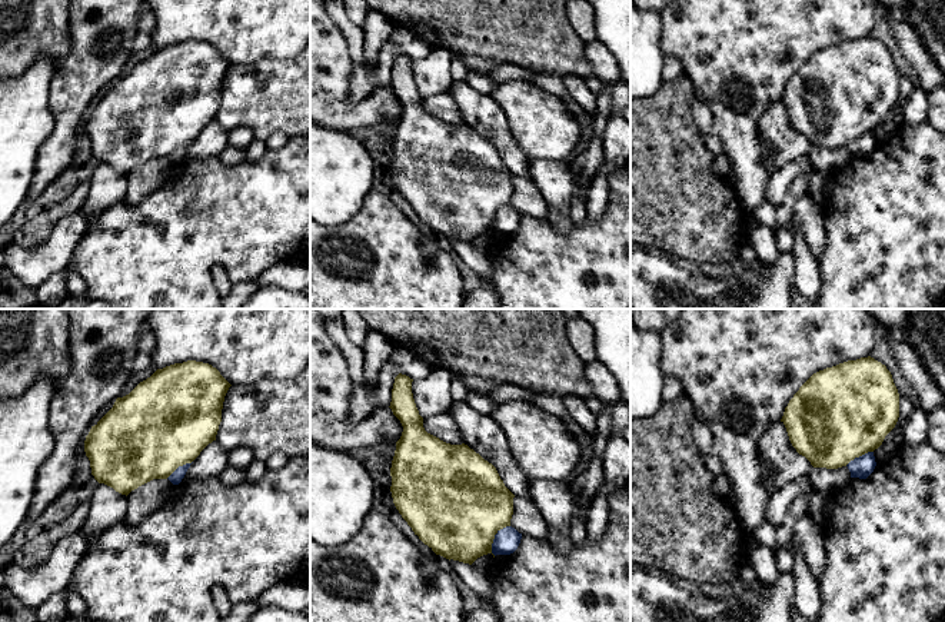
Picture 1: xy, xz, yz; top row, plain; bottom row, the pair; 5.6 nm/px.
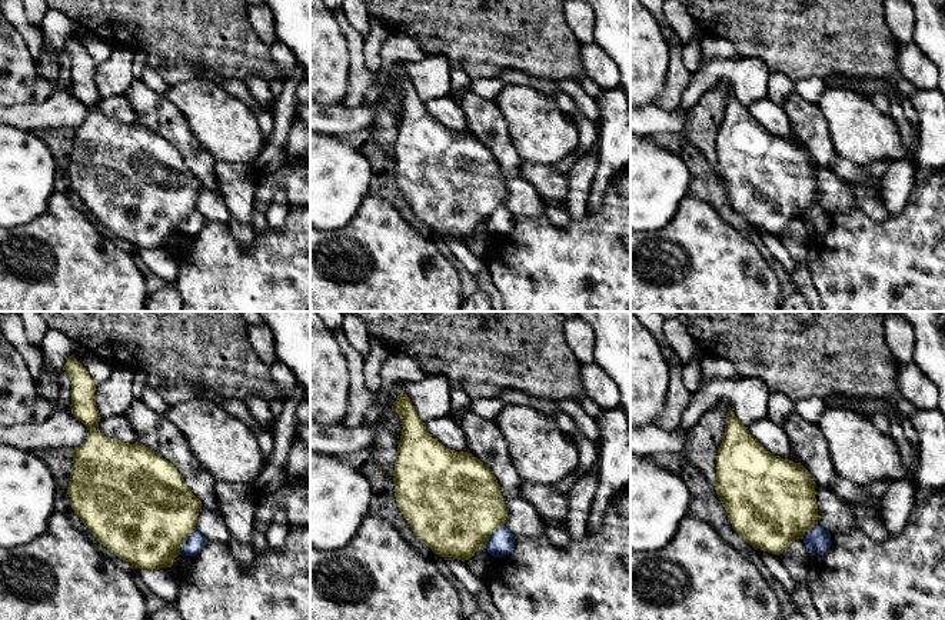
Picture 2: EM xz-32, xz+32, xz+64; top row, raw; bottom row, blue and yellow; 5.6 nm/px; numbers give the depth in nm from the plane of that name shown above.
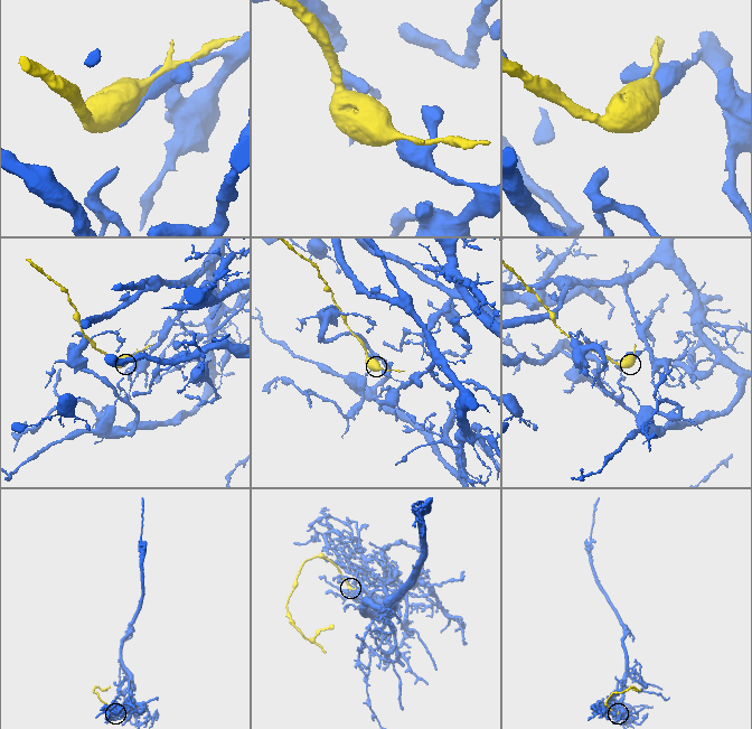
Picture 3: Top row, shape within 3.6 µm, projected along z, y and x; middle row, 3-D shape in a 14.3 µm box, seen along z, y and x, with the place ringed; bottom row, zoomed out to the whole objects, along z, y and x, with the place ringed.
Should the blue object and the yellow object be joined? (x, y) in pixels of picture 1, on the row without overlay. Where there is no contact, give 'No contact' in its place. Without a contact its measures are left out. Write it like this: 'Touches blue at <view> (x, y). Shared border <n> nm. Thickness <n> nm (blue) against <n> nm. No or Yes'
Touches blue at xz (495, 218). Shared border 200 nm. Thickness 140 nm (blue) against 480 nm. No

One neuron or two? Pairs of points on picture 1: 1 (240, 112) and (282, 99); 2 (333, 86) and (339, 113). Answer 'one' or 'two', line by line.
1: one
2: two

